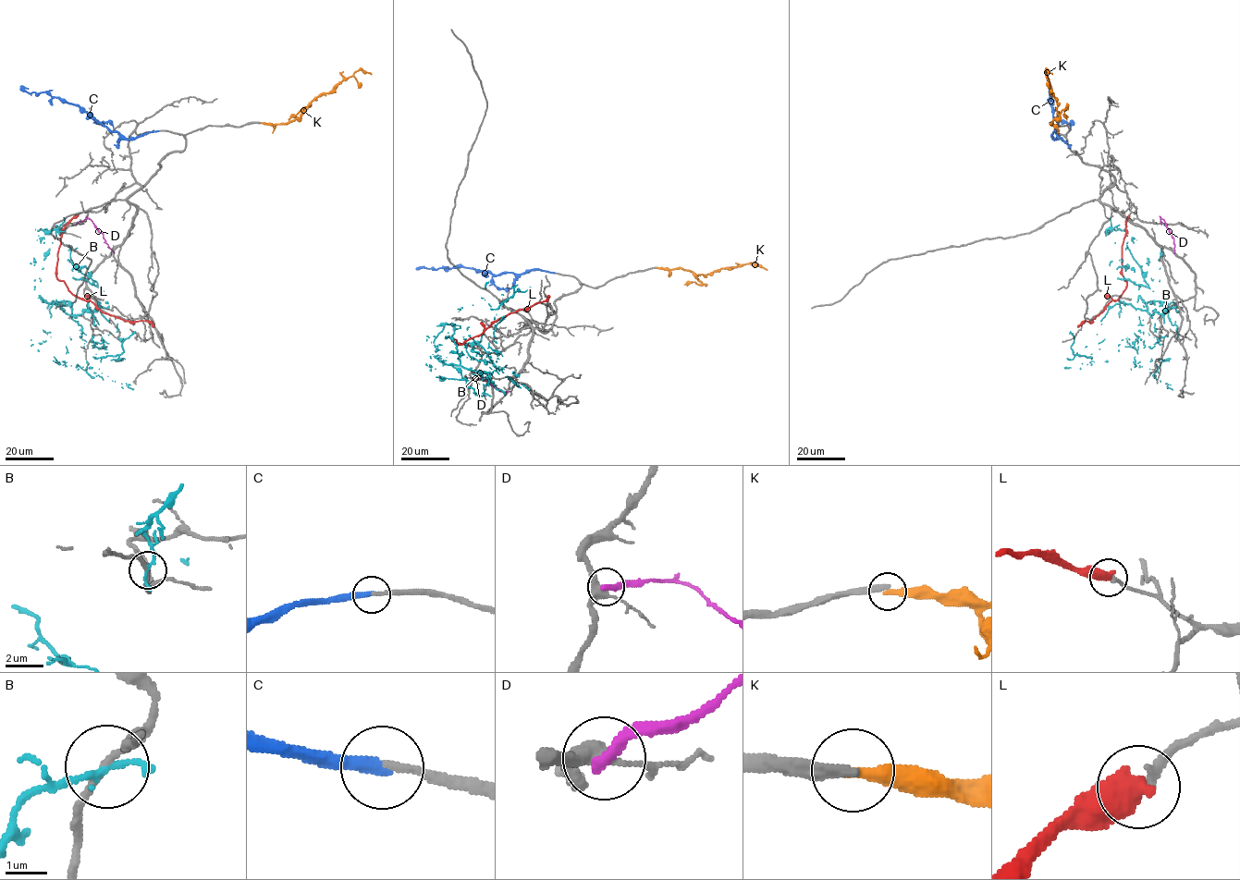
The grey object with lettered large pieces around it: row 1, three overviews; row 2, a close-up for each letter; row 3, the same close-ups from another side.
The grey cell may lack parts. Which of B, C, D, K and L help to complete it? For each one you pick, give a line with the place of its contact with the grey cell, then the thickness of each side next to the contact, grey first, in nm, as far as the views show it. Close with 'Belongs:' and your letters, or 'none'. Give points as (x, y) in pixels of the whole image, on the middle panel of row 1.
C: contact (554, 273); calibres 190 and 320 nm
K: contact (656, 268); calibres 300 and 320 nm
Belongs: C, K

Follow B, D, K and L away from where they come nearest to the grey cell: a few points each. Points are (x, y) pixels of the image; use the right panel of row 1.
B: (1165, 336), (1178, 335), (1168, 304), (1147, 301), (1147, 311), (1164, 308), (1106, 231), (1127, 236)
D: (1160, 224), (1162, 219), (1173, 239), (1173, 252)
K: (1050, 122), (1052, 124), (1059, 116), (1056, 99), (1050, 92), (1045, 72), (1052, 74)
L: (1129, 215), (1122, 246), (1122, 274), (1127, 283), (1125, 288), (1091, 321), (1086, 321), (1077, 327)

